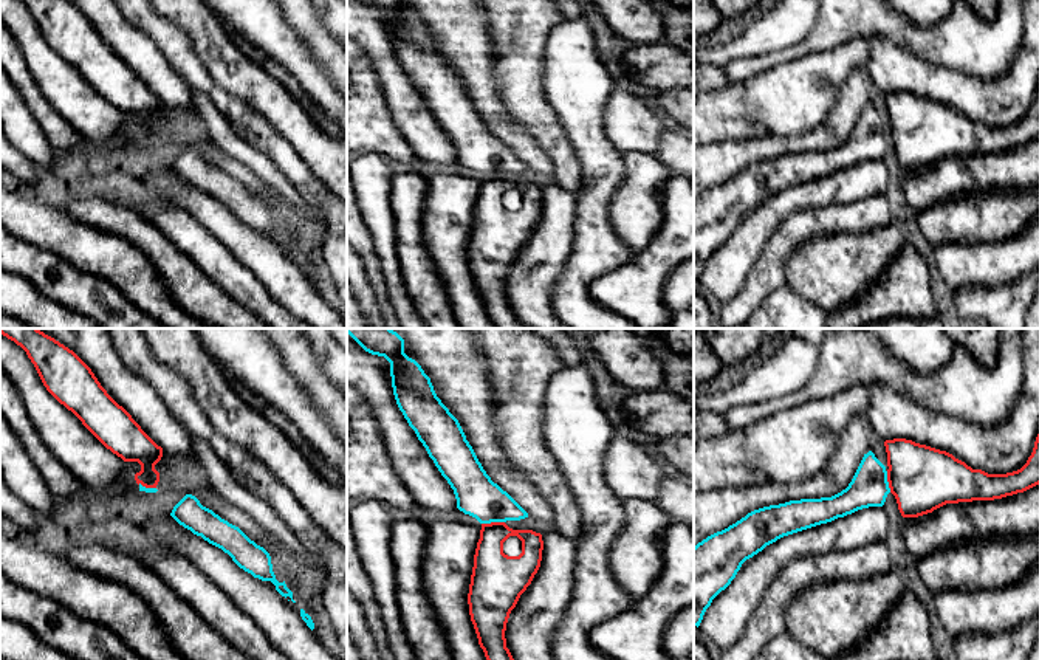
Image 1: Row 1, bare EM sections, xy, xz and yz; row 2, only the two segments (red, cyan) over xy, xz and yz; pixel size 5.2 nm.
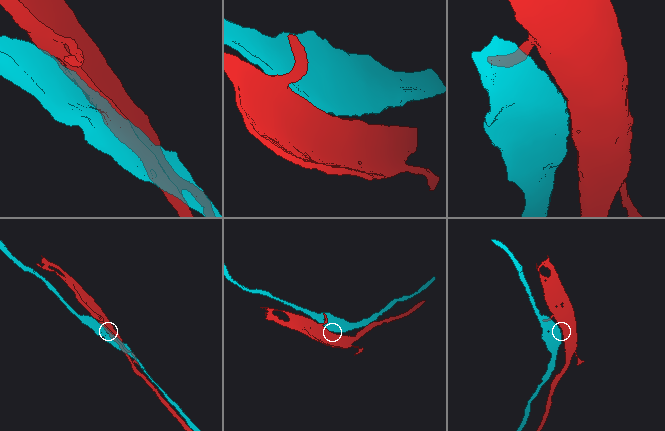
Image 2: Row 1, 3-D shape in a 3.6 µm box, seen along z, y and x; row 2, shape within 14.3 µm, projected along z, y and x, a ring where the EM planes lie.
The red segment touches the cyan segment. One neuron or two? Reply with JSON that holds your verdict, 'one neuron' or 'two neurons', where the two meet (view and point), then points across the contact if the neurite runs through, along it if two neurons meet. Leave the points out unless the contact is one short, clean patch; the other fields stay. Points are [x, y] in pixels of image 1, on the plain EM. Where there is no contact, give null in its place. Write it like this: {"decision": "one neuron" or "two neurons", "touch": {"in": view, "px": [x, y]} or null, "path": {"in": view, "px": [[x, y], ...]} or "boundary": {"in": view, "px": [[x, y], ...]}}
{"decision": "two neurons", "touch": {"in": "xz", "px": [493, 175]}}

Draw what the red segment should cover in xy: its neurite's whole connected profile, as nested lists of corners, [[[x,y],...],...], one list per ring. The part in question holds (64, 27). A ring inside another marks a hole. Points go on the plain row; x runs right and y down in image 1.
[[[22,0],[46,43],[113,107],[138,115],[136,136],[156,141],[155,118],[163,110],[158,99],[101,39],[91,22],[68,0]]]

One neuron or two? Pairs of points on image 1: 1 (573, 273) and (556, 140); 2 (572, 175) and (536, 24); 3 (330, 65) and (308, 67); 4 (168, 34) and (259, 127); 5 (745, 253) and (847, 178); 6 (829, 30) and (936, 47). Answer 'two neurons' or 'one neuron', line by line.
1: two neurons
2: one neuron
3: two neurons
4: one neuron
5: one neuron
6: one neuron

